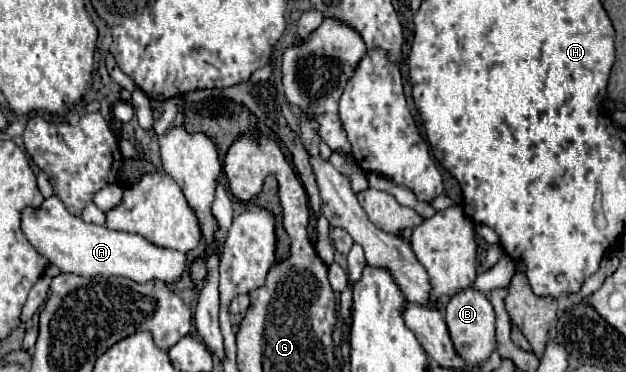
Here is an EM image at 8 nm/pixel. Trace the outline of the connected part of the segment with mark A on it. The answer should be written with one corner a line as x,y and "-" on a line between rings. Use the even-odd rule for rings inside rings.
57,196
47,198
37,212
33,212
31,208
23,210
21,228
27,240
65,274
79,274
79,276
103,274
107,278
123,276
143,284
151,280
177,282
189,270
189,262
183,252
155,246
139,234
115,232
109,230
107,226
87,224
81,218
71,216

